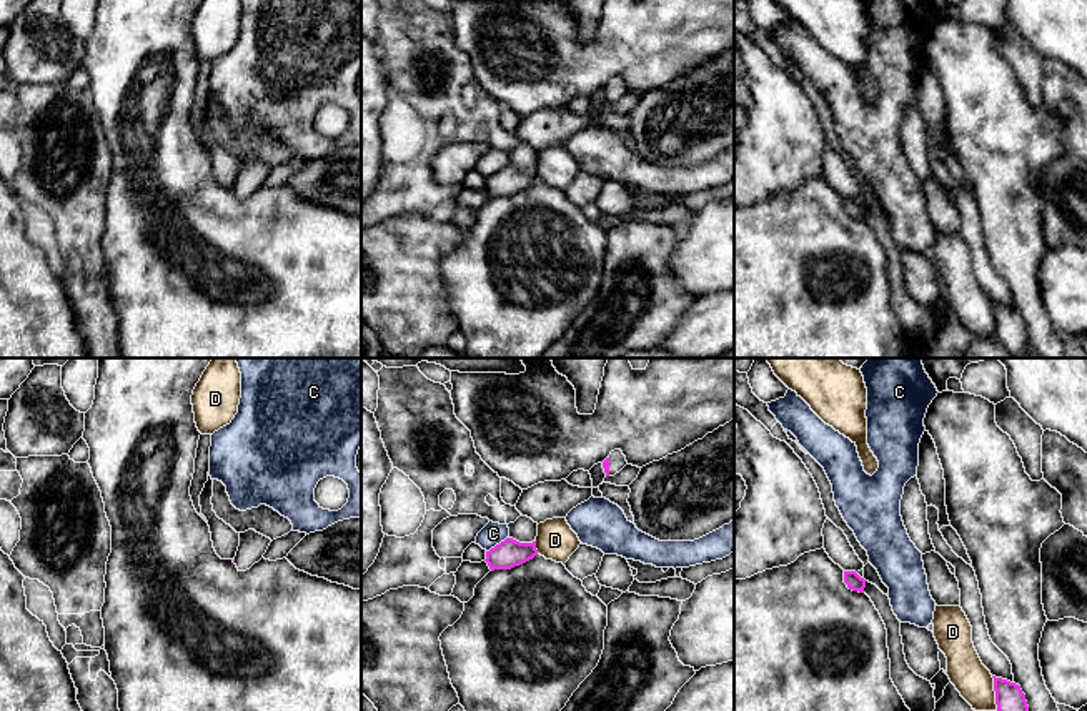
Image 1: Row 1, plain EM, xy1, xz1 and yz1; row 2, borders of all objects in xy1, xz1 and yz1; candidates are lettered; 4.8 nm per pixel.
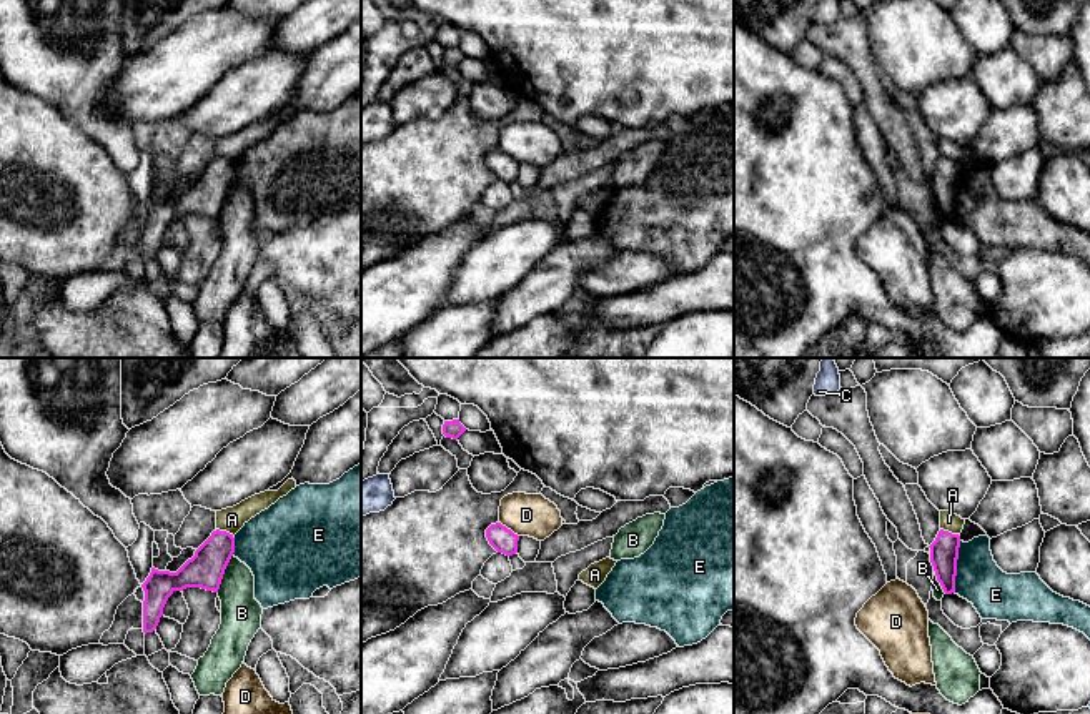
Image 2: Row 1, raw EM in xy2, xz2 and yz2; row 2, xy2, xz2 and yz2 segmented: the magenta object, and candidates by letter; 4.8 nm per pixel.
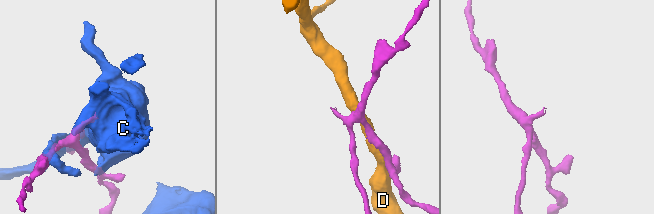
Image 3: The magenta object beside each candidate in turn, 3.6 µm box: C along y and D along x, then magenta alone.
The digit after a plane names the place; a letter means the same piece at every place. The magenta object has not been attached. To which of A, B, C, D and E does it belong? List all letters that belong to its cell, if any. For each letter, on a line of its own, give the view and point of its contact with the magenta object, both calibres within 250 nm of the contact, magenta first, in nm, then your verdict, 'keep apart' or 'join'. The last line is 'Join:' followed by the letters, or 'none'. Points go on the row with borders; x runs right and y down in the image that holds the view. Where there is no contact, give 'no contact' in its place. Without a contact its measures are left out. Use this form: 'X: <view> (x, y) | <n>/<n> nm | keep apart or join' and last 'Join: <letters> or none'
A: yz2 (947, 531) | 140/90 nm | keep apart
B: xy2 (223, 573) | 180/190 nm | keep apart
C: xz1 (496, 545) | 140/110 nm | keep apart
D: yz1 (996, 693) | 140/180 nm | keep apart
E: yz2 (956, 566) | 140/240 nm | keep apart
Join: none

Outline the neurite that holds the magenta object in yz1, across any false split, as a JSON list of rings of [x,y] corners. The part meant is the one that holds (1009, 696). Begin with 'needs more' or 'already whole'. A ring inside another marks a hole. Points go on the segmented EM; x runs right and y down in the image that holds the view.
already whole | [[[994,678],[997,711],[1029,711],[1020,686],[1002,678]]]

